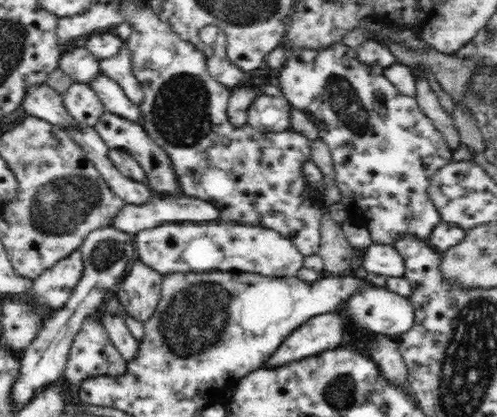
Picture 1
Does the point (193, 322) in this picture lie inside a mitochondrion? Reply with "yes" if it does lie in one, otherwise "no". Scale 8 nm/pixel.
yes

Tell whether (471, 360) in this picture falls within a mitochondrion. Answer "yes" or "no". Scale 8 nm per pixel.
yes

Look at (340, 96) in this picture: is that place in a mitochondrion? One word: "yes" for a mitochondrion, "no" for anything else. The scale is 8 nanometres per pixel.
yes

